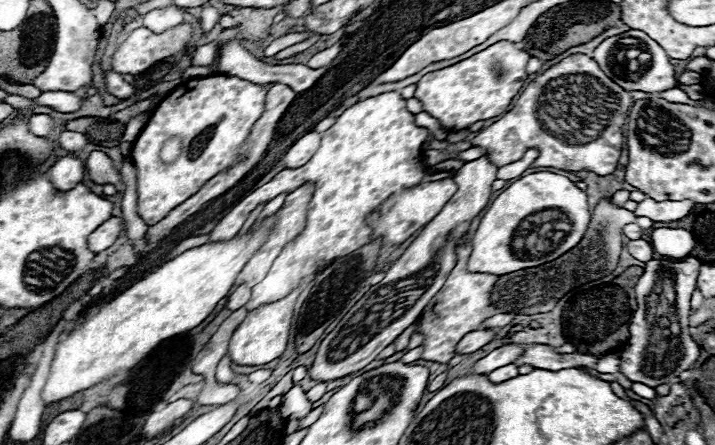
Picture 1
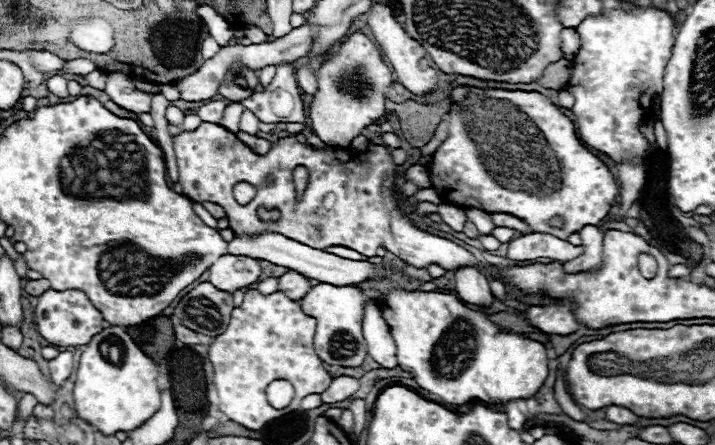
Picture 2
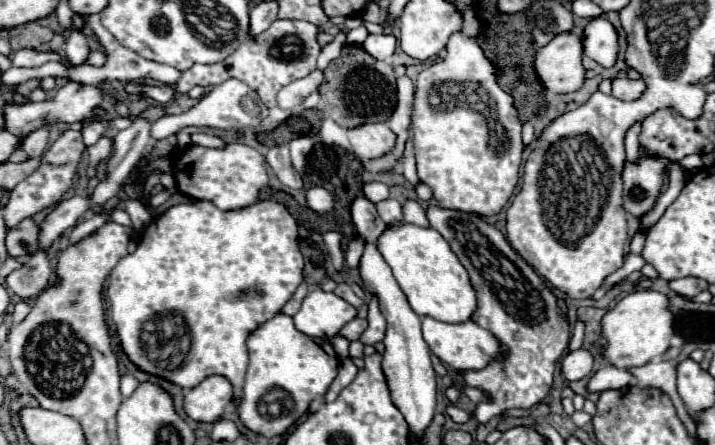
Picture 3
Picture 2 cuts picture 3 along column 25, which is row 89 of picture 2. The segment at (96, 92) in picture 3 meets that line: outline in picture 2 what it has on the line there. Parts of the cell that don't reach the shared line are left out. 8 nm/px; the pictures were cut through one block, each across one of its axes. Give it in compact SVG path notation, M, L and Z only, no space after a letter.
M110 72L104 92L110 96L112 102L116 102L118 106L122 106L122 108L126 108L126 110L130 110L134 114L150 112L152 94L136 90L134 84L132 84L132 78L126 76L126 74Z

